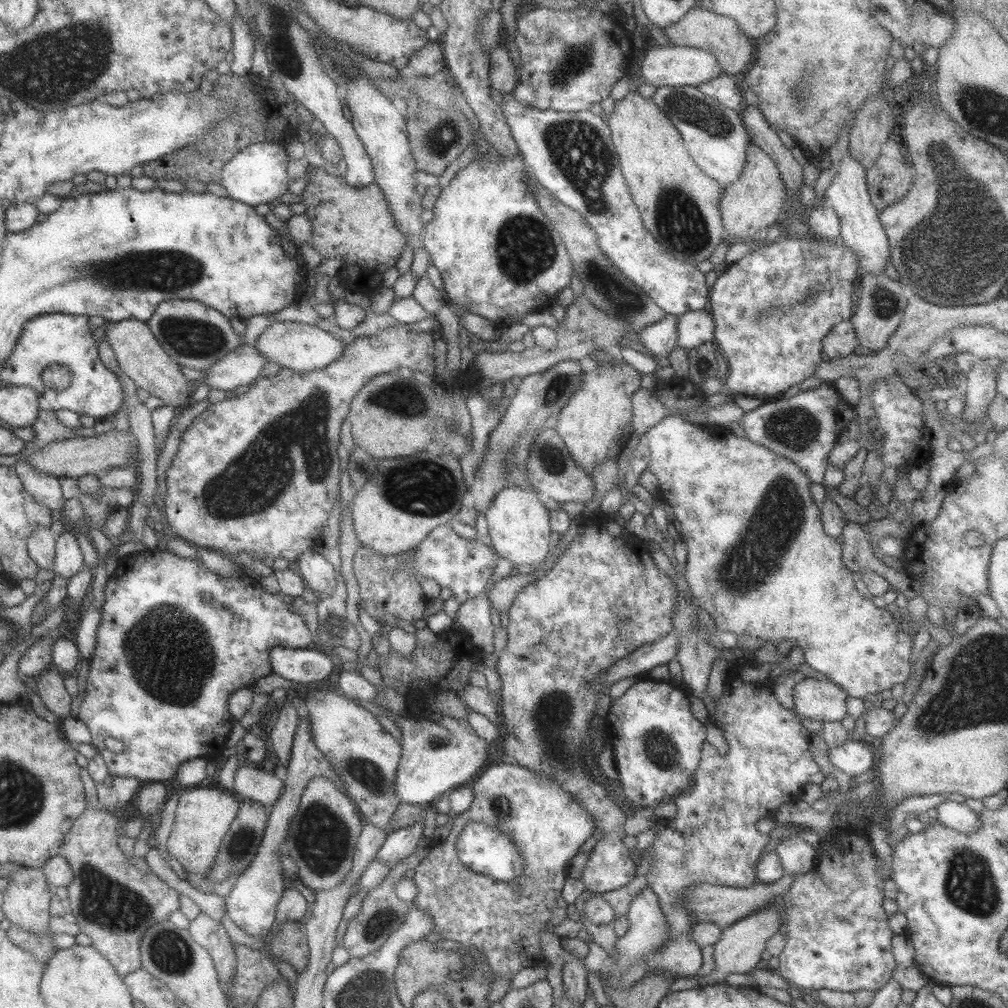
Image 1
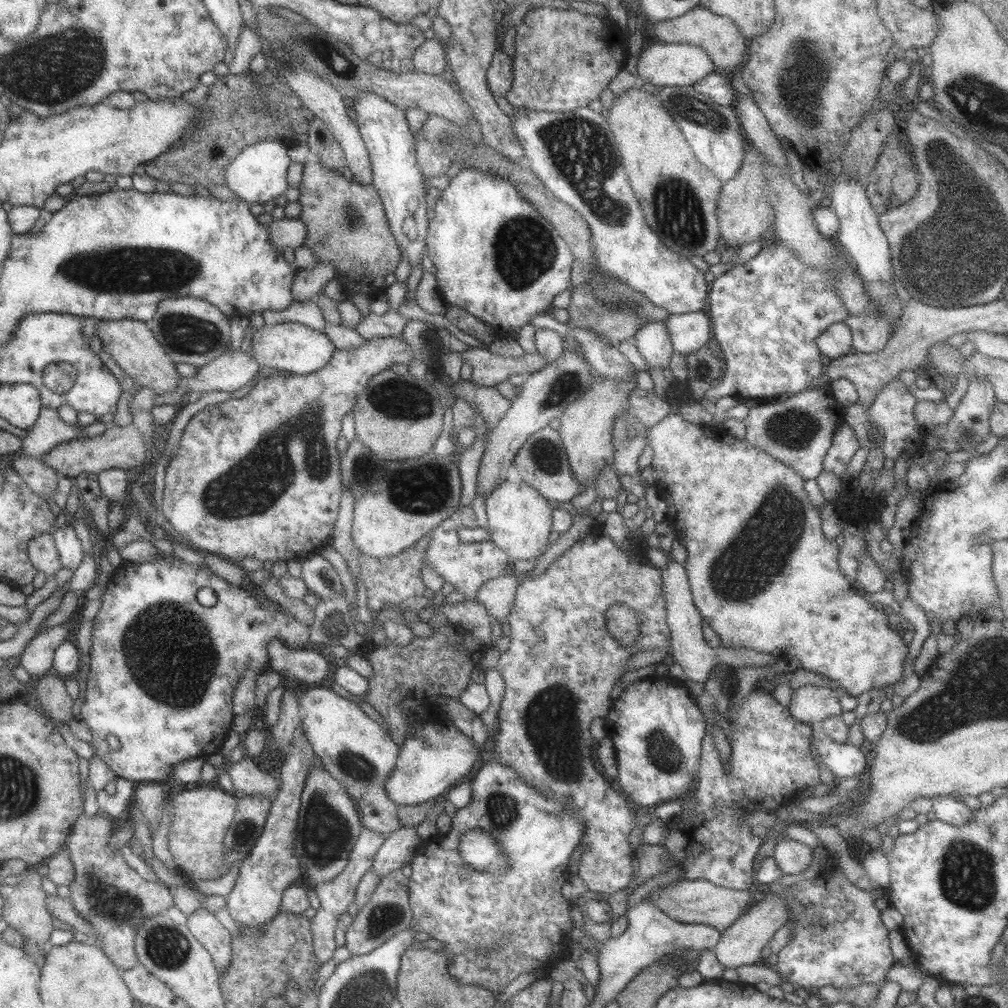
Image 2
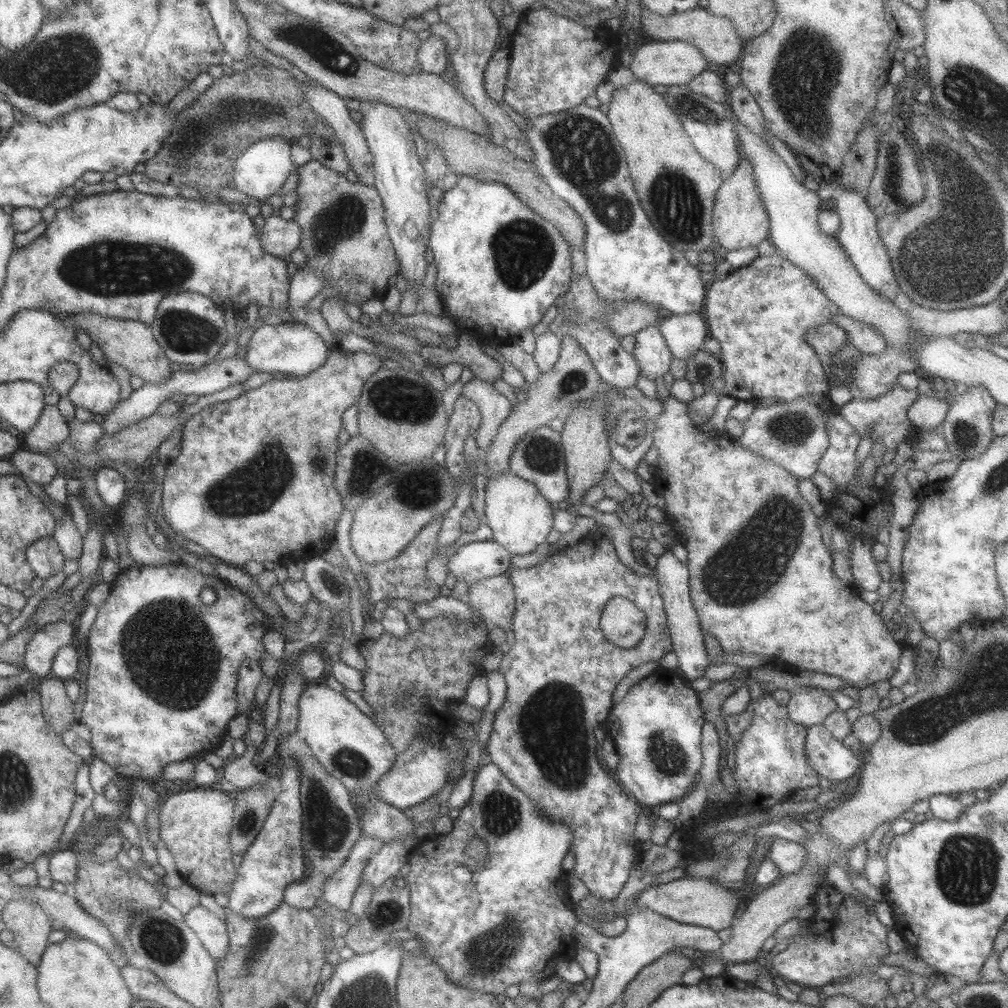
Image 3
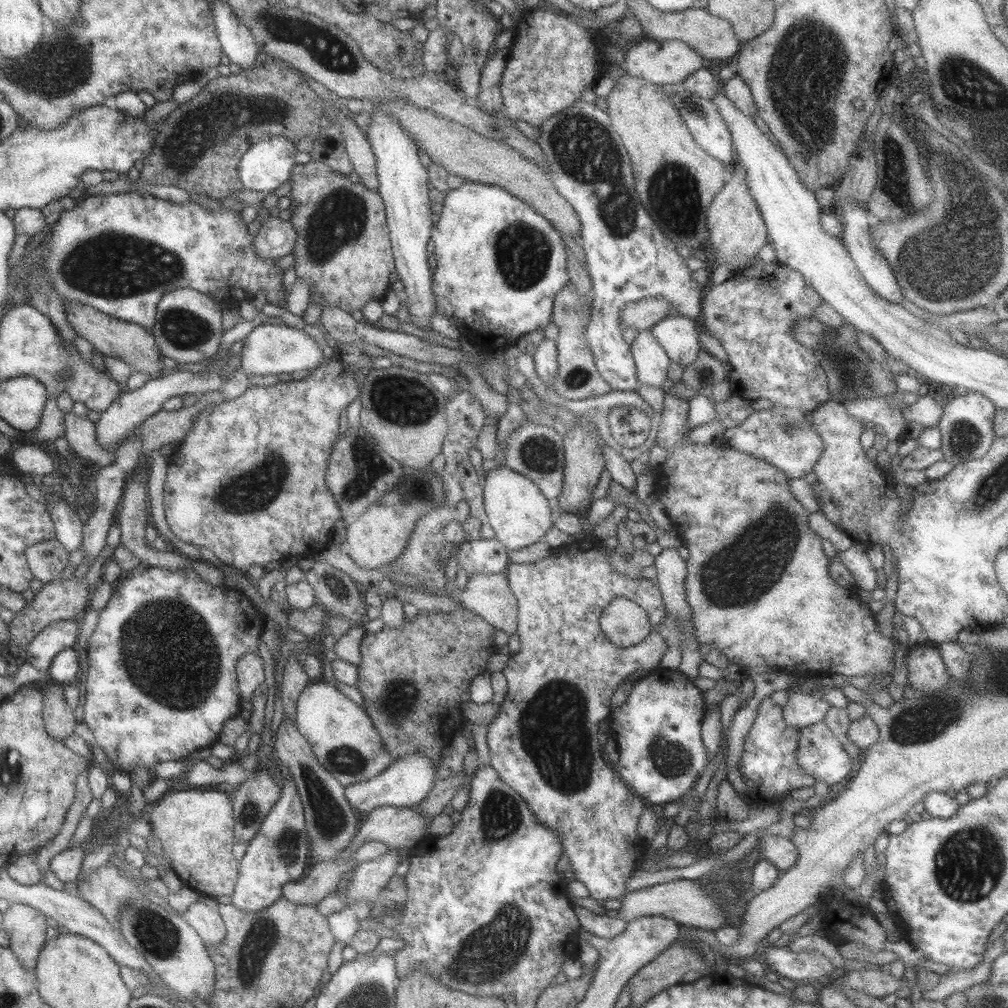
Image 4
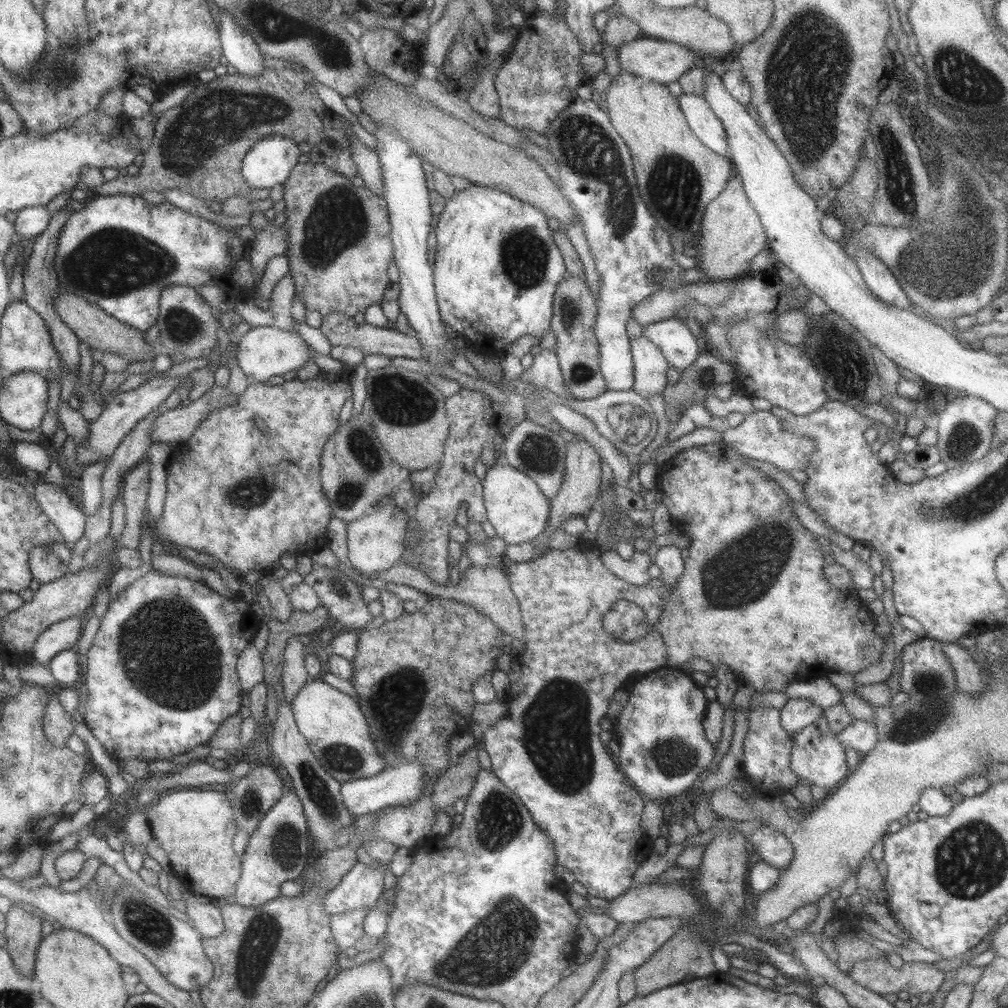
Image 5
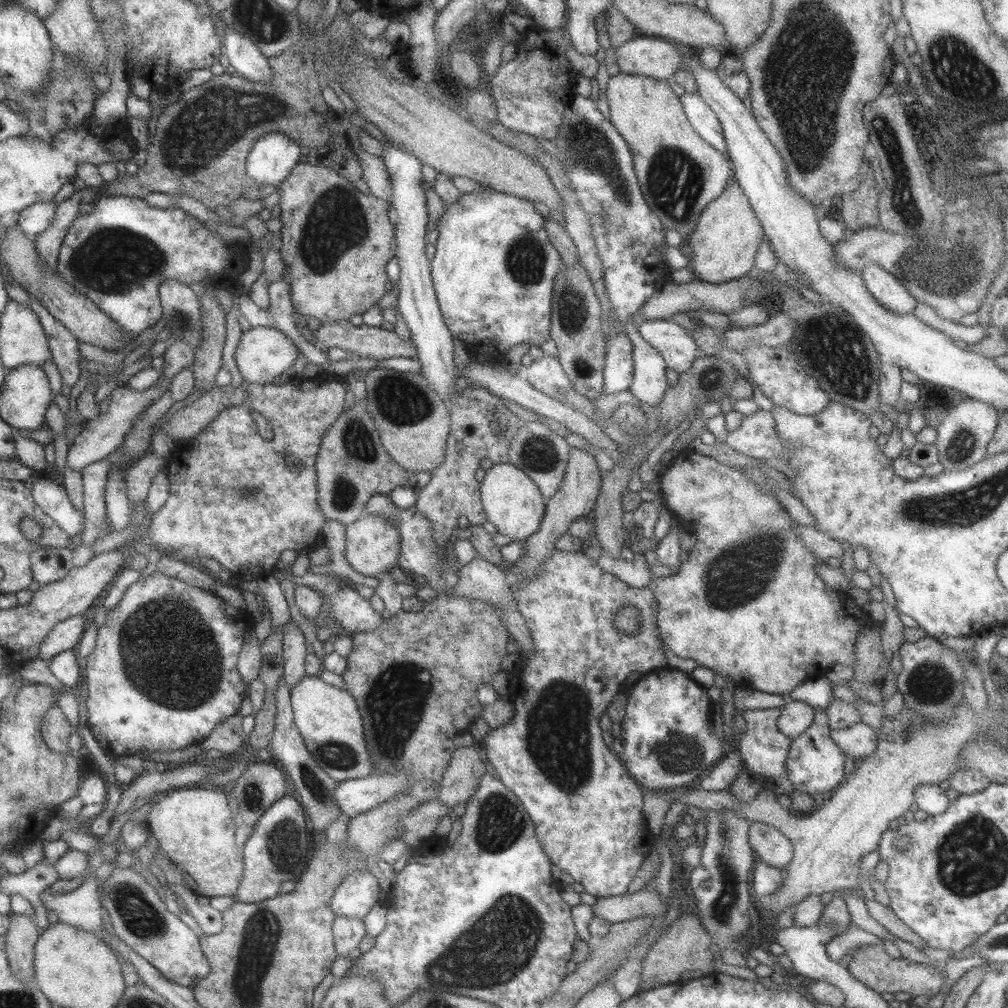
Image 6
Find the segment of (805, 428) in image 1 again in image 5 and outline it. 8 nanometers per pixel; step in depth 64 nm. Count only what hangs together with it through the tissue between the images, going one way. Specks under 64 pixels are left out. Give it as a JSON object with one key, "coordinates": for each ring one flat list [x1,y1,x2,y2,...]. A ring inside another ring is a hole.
{"coordinates":[[757,410,745,415,744,420,739,425,735,425,733,428,726,428,722,433,721,443,728,445,746,457,769,462,786,474,788,474,789,470,802,470,816,444,804,436,784,430,784,425,783,421,775,419,770,410]]}

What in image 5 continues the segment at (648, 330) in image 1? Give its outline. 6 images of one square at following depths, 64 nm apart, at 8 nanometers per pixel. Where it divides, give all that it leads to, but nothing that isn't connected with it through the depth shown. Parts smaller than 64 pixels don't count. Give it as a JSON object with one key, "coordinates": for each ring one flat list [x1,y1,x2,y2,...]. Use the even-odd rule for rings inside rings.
{"coordinates":[[641,336,631,338,630,352,634,378,632,389,644,399,662,394,667,385,666,372,669,366,661,351]]}

